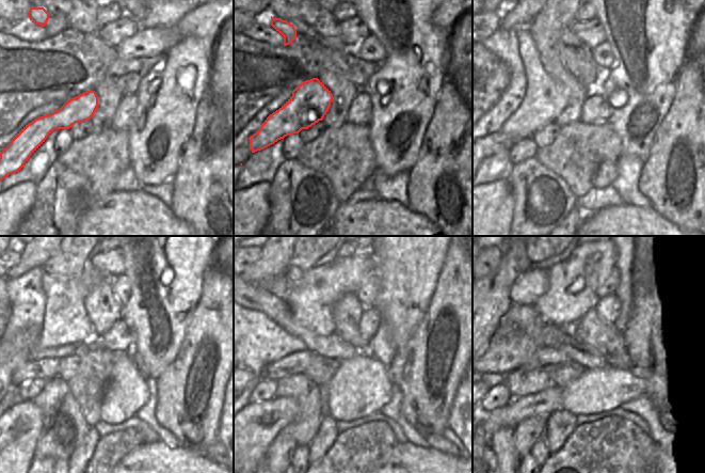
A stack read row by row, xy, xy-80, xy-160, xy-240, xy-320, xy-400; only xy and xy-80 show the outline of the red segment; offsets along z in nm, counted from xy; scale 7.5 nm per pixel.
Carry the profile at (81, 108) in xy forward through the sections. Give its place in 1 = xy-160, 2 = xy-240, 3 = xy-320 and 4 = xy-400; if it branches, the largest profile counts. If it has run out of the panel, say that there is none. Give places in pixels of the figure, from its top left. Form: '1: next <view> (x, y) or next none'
1: next xy-160 (545, 98)
2: next xy-240 (66, 322)
3: next xy-320 (310, 298)
4: next xy-400 (573, 284)

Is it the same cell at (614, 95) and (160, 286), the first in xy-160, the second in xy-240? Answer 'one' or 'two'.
one

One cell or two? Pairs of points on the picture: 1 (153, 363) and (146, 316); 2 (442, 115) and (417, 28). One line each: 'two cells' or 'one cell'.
1: one cell
2: two cells

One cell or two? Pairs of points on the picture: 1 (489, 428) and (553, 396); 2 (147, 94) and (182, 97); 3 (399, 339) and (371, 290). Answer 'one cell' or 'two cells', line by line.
1: one cell
2: one cell
3: two cells

